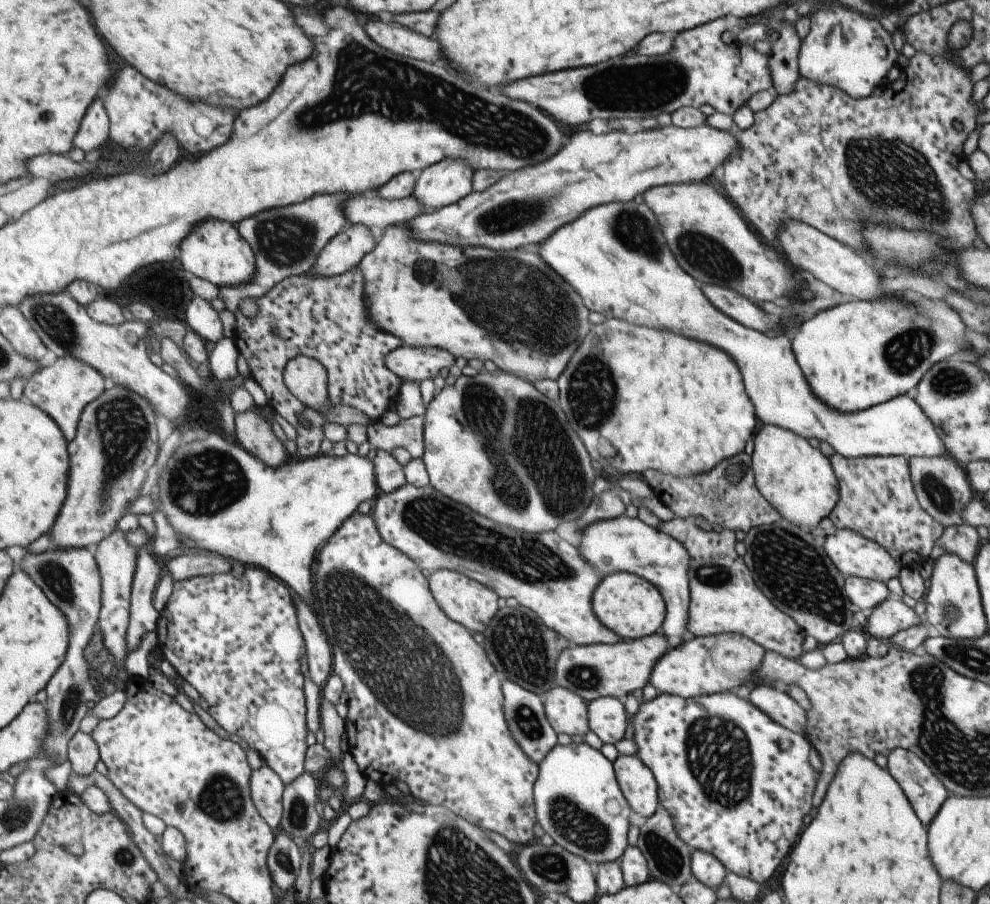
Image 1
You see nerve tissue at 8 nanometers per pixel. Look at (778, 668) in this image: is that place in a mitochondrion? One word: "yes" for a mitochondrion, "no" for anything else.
no

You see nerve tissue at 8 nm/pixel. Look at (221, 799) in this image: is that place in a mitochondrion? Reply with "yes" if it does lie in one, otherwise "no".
yes

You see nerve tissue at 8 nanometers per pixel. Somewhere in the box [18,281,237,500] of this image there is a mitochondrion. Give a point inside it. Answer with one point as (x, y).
(56, 324)

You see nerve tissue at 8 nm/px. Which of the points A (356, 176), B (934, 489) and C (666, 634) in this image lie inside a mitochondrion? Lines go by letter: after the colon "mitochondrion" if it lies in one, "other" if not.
A: other
B: mitochondrion
C: other

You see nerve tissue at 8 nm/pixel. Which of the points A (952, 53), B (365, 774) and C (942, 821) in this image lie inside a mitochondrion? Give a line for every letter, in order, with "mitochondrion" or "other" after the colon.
A: other
B: other
C: other

